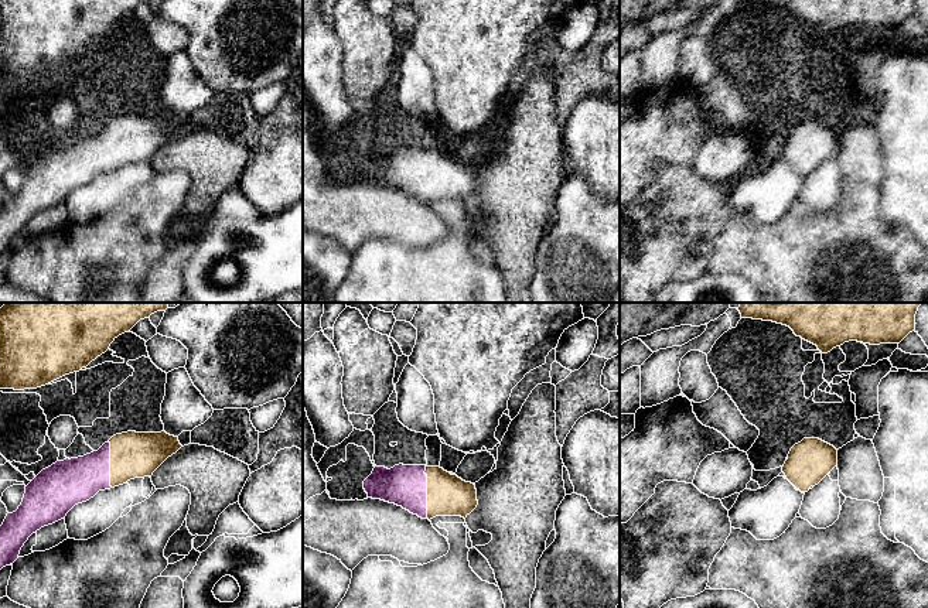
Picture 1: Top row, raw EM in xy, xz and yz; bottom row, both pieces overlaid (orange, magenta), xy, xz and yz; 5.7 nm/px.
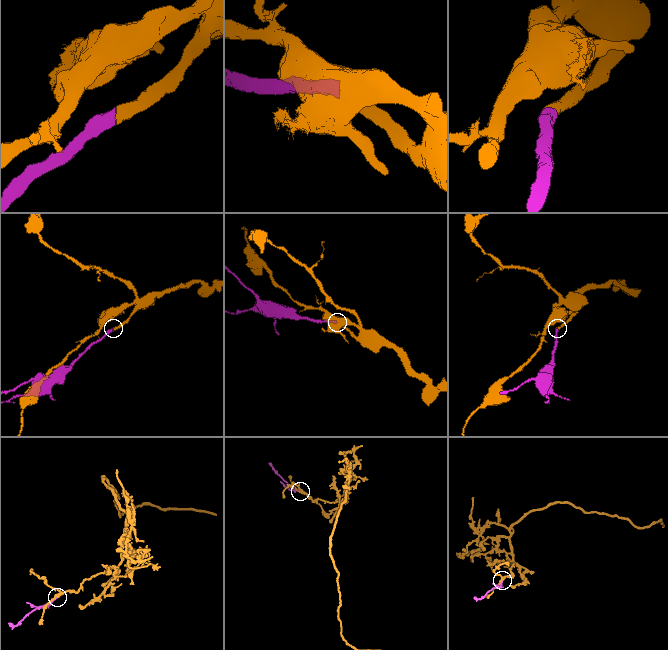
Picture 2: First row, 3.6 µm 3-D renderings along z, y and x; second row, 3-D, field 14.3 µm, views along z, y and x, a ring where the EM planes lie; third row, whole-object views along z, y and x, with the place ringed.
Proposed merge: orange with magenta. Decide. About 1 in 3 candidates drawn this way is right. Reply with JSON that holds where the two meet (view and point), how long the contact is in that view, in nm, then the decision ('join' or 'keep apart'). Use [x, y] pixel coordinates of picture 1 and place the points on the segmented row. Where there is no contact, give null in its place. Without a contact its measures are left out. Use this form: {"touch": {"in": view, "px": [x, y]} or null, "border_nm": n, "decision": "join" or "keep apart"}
{"touch": {"in": "xz", "px": [427, 492]}, "border_nm": 300, "decision": "join"}

